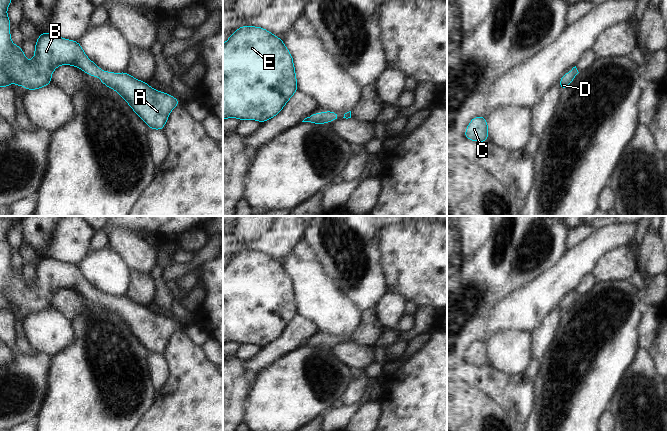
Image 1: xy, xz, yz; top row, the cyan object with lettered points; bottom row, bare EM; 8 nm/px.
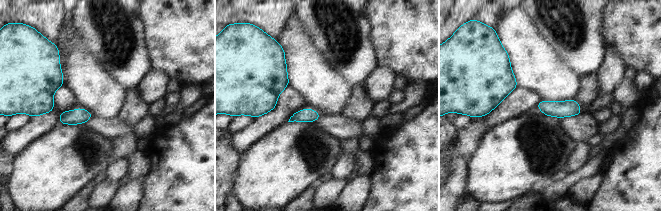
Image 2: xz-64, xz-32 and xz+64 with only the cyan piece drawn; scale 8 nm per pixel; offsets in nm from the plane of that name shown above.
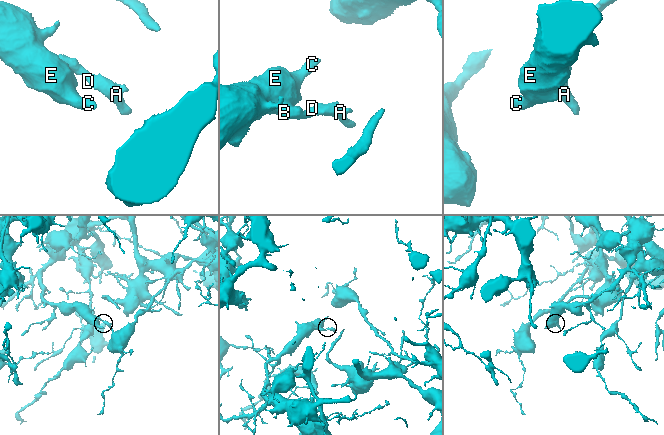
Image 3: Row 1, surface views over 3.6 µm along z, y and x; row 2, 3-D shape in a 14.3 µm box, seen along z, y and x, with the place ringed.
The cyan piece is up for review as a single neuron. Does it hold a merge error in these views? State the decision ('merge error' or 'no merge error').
no merge error

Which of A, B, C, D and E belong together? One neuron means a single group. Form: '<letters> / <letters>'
A B C D E

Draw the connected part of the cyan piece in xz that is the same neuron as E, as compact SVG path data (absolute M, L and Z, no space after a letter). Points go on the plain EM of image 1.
M239 251L223 268L223 344L235 341L264 347L283 333L297 313L293 282L283 264L269 255Z

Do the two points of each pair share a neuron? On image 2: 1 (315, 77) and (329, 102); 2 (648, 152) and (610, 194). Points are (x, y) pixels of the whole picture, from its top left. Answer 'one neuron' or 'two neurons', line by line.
1: one neuron
2: one neuron

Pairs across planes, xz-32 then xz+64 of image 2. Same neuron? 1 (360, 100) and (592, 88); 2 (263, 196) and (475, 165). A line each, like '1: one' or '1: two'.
1: one
2: one

